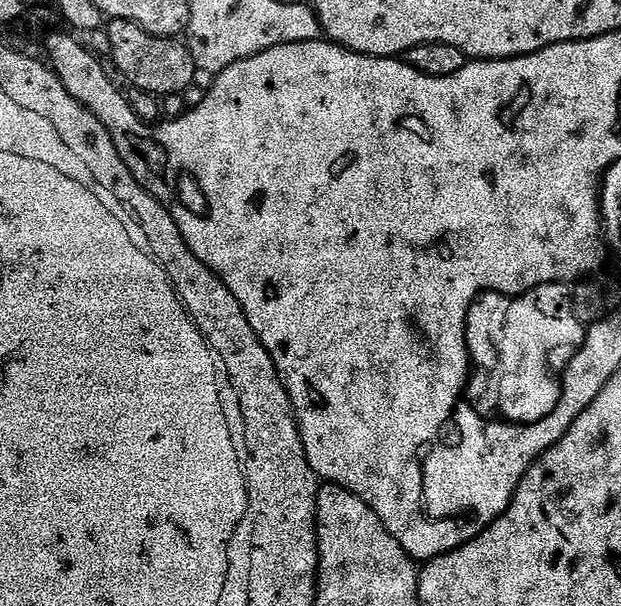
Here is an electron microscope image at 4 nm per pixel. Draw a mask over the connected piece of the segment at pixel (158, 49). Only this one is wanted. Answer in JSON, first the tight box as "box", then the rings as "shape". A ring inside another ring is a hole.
{"box":[108,19,198,96],"shape":[[[109,19],[108,44],[112,47],[112,60],[116,68],[136,88],[149,92],[152,96],[167,96],[187,93],[187,88],[198,77],[198,69],[194,58],[187,47],[179,39],[152,36],[144,28],[139,28],[129,20]],[[180,43],[180,44],[179,44]]]}

